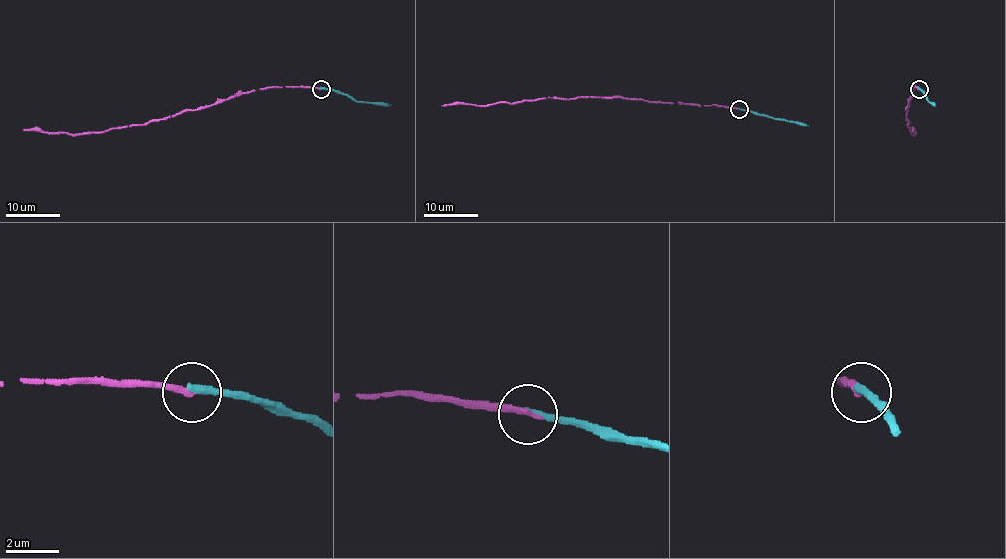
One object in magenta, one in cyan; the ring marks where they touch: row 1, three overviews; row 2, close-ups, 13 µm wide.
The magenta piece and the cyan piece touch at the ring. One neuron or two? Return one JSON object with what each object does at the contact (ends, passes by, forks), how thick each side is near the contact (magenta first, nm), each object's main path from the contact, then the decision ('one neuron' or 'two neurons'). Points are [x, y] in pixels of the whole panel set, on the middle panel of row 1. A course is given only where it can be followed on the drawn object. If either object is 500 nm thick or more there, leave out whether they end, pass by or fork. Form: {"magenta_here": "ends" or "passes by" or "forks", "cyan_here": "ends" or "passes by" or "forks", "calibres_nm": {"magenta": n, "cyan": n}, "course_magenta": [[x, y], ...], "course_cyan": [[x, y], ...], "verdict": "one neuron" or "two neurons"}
{"magenta_here": "ends", "cyan_here": "ends", "calibres_nm": {"magenta": 280, "cyan": 280}, "course_magenta": [[740, 109], [590, 97], [540, 98], [515, 103], [441, 105]], "course_cyan": [[740, 109], [809, 125]], "verdict": "two neurons"}

